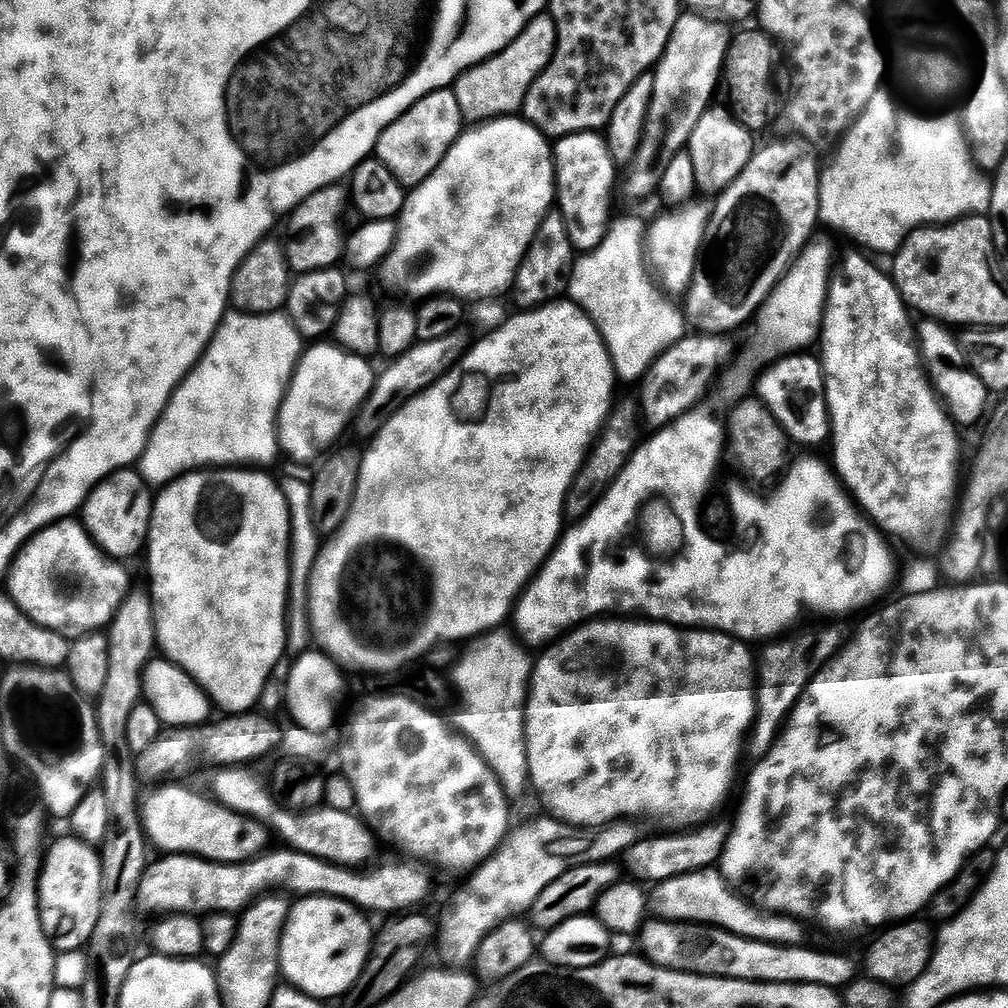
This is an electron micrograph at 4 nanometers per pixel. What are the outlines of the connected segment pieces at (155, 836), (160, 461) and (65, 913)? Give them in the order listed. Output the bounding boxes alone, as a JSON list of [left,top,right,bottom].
[[142,782,269,864],[138,311,302,486],[38,834,104,953]]

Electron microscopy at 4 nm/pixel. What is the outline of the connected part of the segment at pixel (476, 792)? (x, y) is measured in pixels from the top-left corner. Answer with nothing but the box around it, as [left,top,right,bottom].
[340,694,510,873]

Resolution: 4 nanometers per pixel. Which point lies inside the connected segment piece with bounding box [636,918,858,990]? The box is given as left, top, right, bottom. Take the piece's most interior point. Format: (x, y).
(680, 945)

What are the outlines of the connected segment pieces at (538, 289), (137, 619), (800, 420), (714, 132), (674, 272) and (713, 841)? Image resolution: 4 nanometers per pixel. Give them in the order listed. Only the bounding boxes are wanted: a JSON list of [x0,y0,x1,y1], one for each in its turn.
[[514,210,578,310],[94,591,158,728],[758,354,829,444],[686,106,754,198],[646,202,710,294],[623,822,730,886]]

